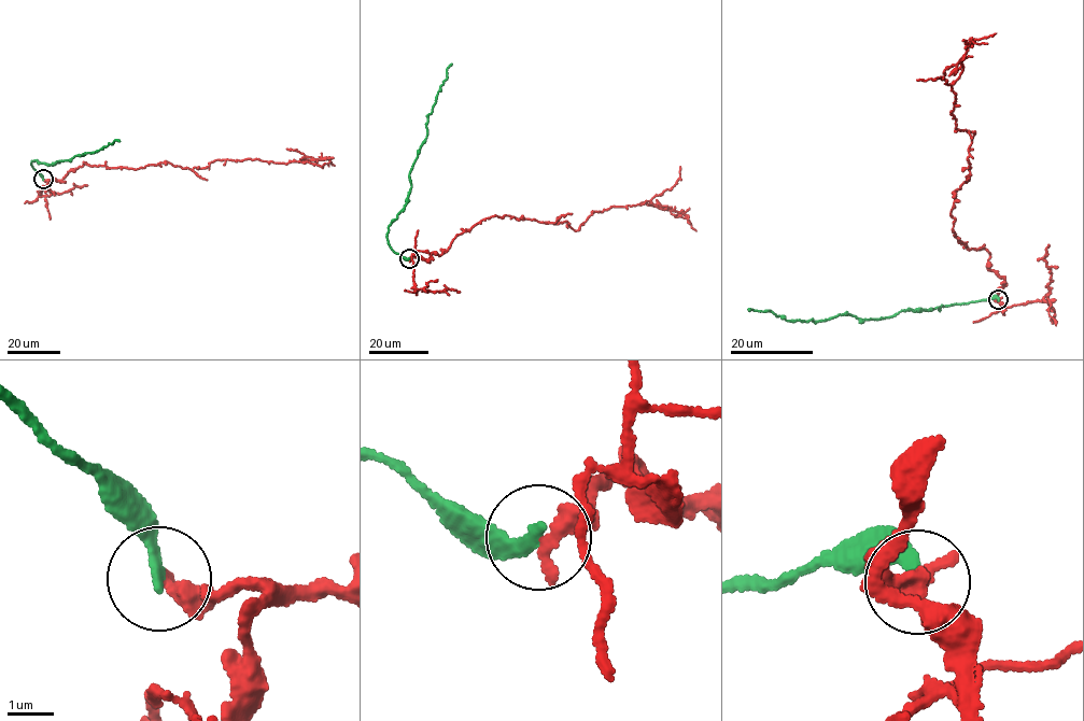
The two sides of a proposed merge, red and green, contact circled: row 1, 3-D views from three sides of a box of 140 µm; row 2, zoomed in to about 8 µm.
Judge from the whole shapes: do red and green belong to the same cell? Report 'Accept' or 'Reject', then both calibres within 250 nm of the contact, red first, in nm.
Reject. Thickness 380 nm (red) against 260 nm

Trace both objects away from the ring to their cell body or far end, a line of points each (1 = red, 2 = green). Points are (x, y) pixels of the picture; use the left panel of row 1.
1: (42, 179), (61, 180), (83, 164), (192, 169), (224, 159), (325, 158), (334, 166)
2: (42, 179), (31, 165), (32, 160), (52, 165), (96, 152), (112, 144), (114, 139), (120, 141)

